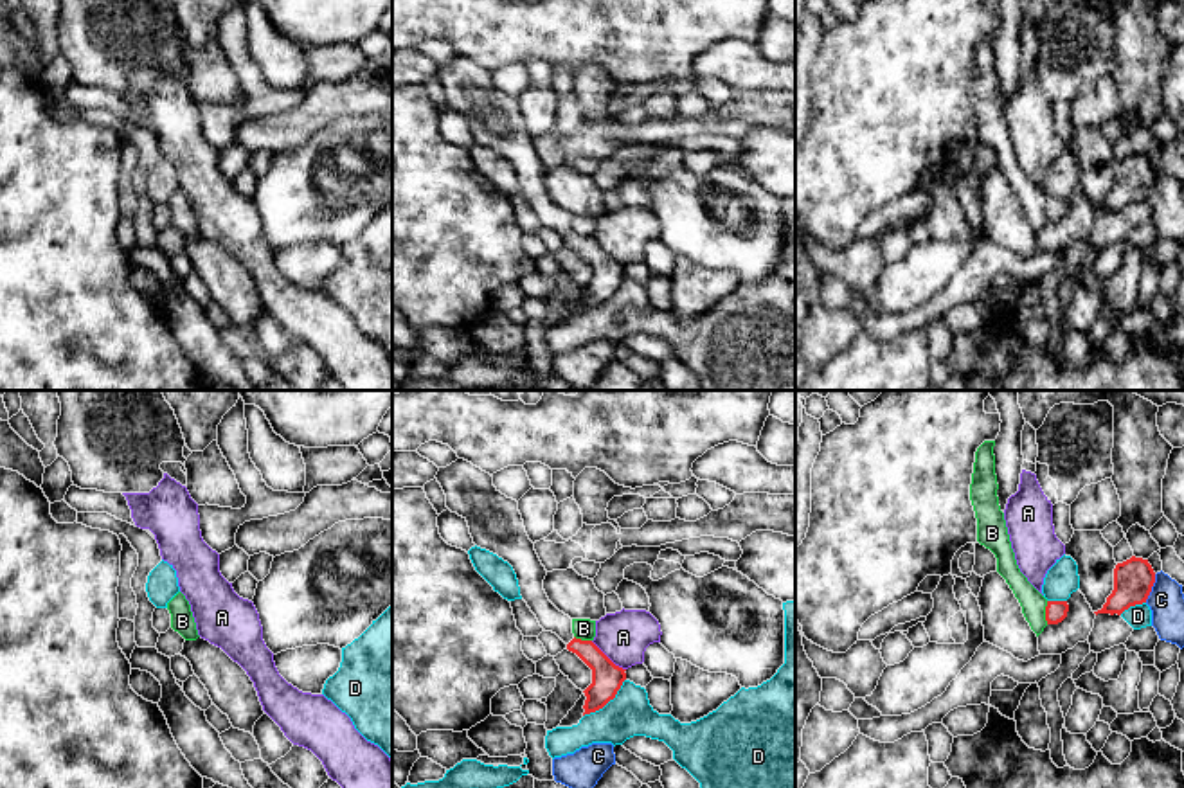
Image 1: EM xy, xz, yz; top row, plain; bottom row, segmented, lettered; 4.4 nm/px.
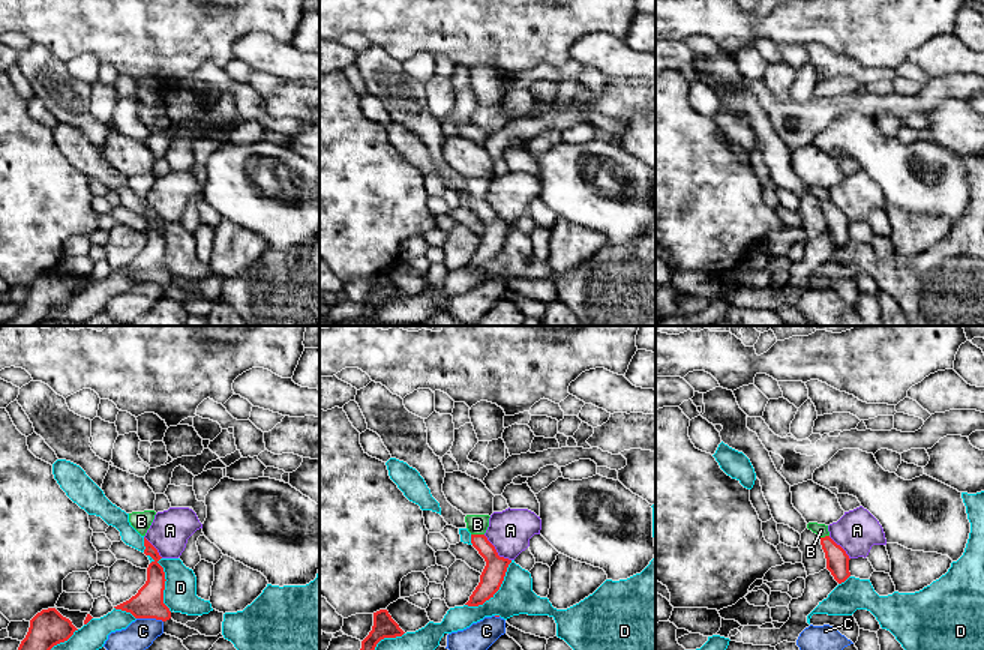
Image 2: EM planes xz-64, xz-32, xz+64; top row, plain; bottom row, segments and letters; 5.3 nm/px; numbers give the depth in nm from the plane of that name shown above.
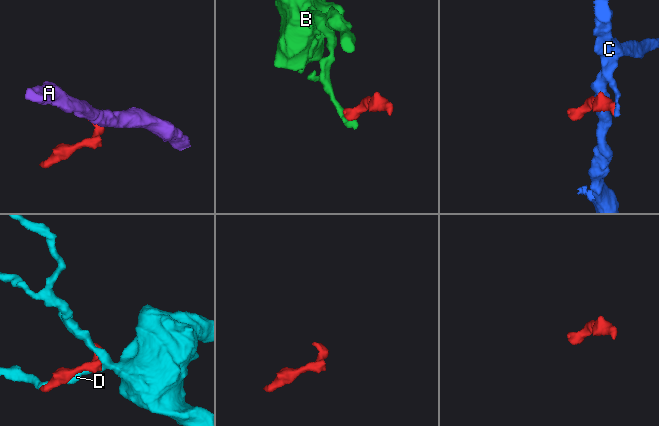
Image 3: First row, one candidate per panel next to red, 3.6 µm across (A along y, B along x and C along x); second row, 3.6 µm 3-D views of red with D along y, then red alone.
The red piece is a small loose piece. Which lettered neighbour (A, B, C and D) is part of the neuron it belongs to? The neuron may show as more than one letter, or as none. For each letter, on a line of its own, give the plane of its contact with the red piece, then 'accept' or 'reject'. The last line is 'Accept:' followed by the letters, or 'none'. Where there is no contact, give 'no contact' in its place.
A: contact in xz; reject
B: contact in yz; reject
C: contact in yz; reject
D: contact in xz; reject
Accept: none

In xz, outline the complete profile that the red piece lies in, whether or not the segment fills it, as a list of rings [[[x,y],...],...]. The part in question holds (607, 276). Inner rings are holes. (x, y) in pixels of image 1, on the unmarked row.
[[[464,56],[439,65],[435,76],[446,92],[446,104],[468,119],[473,140],[513,164],[520,193],[540,223],[556,230],[592,266],[592,281],[583,288],[583,313],[603,306],[626,277],[626,266],[615,263],[592,237],[576,236],[572,216],[549,198],[543,187],[547,167],[525,130],[518,99],[502,92],[489,70]]]

